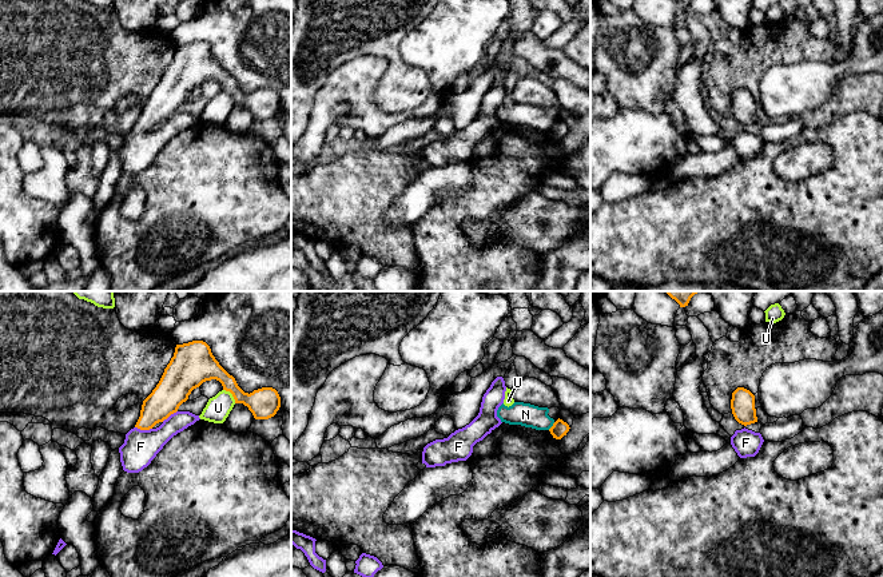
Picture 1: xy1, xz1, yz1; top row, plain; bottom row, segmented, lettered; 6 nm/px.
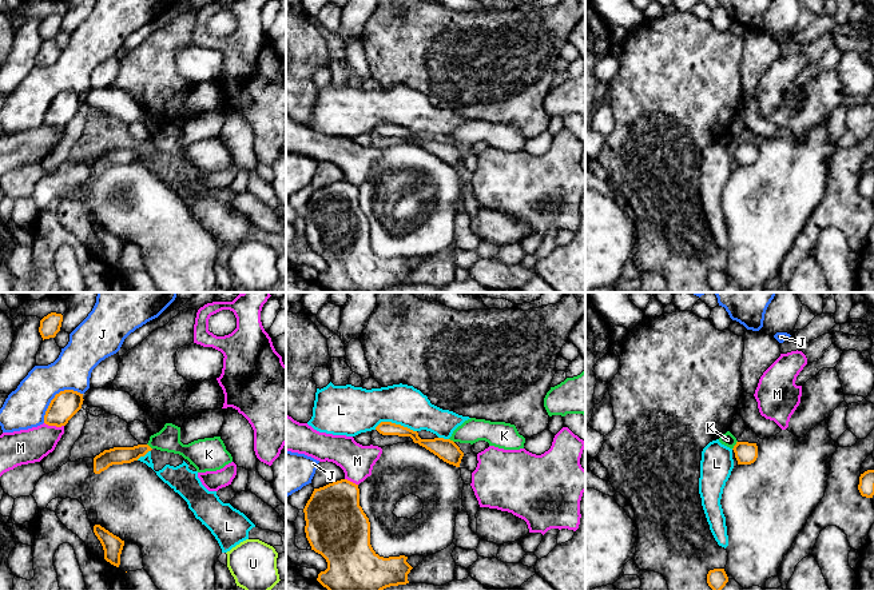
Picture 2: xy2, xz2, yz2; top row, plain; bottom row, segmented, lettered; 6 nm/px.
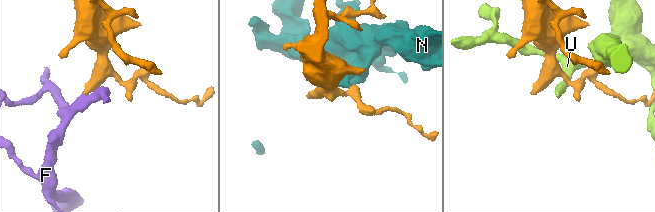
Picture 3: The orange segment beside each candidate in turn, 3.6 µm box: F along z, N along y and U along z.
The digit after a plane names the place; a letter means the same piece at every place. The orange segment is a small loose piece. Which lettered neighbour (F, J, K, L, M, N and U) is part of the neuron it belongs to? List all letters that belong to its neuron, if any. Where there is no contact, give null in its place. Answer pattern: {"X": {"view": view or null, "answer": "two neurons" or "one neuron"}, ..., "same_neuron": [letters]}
{"F": {"view": "xy1", "answer": "one neuron"}, "J": {"view": "xy2", "answer": "two neurons"}, "K": {"view": "yz2", "answer": "two neurons"}, "L": {"view": "xz2", "answer": "two neurons"}, "M": {"view": "xy2", "answer": "two neurons"}, "N": {"view": "xz1", "answer": "two neurons"}, "U": {"view": "xy1", "answer": "two neurons"}, "same_neuron": ["F"]}

